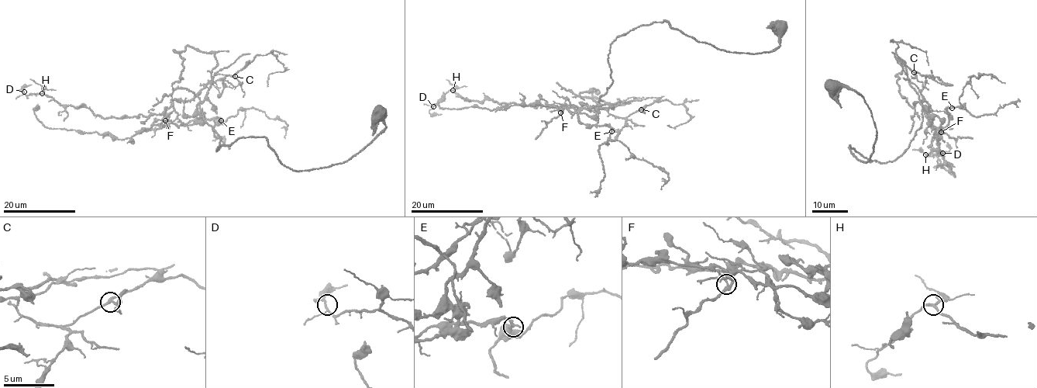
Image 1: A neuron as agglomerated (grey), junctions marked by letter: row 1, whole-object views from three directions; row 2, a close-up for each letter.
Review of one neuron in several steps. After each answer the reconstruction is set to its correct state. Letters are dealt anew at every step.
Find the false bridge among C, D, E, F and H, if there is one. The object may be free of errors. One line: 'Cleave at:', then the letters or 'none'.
Cleave at: none

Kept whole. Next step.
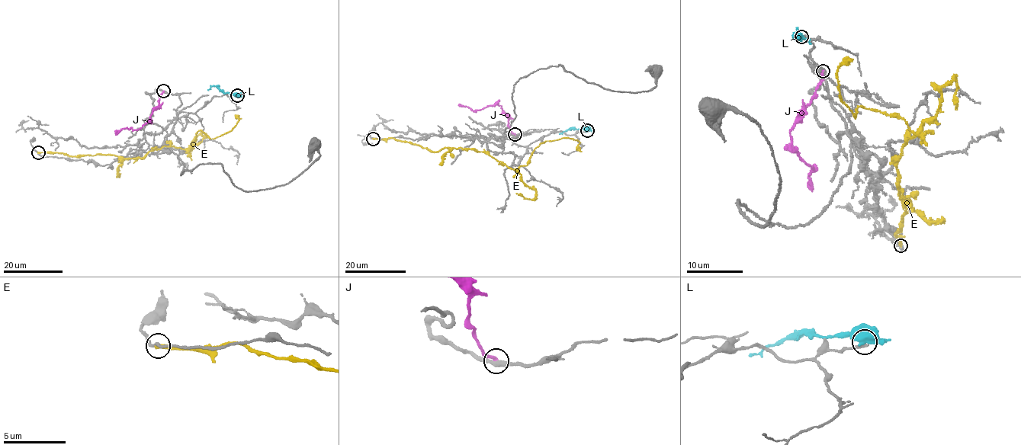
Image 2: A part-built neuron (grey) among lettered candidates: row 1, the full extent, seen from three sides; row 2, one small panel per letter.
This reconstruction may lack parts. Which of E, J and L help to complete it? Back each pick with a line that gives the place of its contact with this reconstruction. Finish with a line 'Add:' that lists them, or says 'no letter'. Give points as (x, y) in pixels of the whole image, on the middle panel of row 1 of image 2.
Add: no letter

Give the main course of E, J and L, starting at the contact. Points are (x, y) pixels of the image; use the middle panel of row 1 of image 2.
E: (373, 139), (432, 152), (473, 148), (512, 169), (528, 164), (547, 141), (576, 140), (581, 152)
J: (515, 134), (510, 129), (507, 115), (497, 104), (476, 111), (458, 105)
L: (586, 130), (573, 129), (559, 134)

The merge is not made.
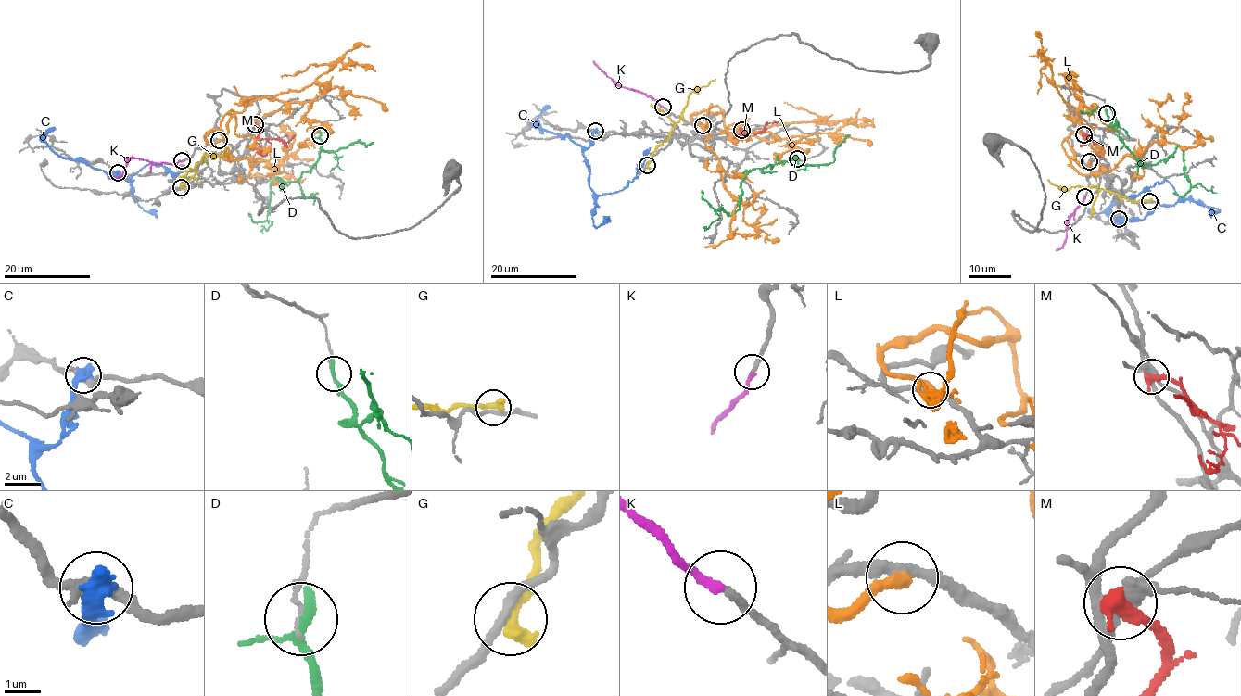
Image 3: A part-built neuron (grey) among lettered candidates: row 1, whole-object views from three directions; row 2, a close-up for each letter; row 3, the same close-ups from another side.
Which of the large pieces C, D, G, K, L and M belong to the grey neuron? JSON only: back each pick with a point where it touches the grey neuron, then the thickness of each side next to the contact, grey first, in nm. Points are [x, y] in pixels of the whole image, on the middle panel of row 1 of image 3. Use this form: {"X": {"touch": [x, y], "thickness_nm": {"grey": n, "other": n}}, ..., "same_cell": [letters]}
{"K": {"touch": [663, 107], "thickness_nm": {"grey": 240, "other": 240}}, "same_cell": ["K"]}

